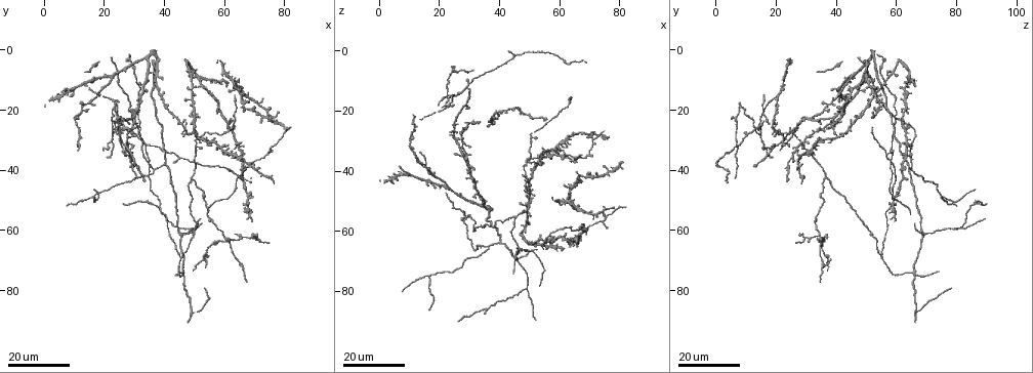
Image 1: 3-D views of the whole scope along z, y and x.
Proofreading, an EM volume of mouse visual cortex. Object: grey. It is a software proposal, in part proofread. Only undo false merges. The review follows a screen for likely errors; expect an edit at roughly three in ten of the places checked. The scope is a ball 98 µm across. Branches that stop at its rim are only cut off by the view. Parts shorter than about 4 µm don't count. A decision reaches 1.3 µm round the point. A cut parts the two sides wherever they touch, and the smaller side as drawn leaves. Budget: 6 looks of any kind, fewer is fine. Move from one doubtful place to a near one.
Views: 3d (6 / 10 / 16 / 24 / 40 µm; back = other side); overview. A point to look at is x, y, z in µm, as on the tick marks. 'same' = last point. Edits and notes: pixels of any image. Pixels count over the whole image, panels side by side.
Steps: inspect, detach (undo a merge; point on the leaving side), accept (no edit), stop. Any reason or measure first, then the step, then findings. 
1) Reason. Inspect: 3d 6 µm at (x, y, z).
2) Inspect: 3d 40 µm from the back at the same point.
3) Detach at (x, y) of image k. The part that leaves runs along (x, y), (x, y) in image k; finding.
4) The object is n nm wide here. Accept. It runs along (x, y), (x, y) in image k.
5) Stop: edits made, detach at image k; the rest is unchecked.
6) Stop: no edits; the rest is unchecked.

Inspect: 3d 24 µm at (46, 75, 66).

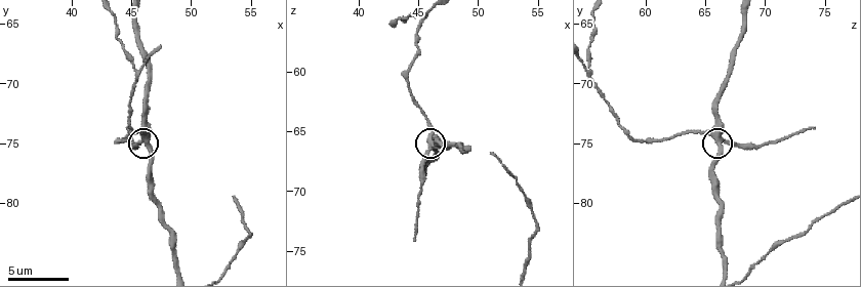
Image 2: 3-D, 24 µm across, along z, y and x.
Inspect: 3d 6 µm at (46.0, 74.8, 66.4).

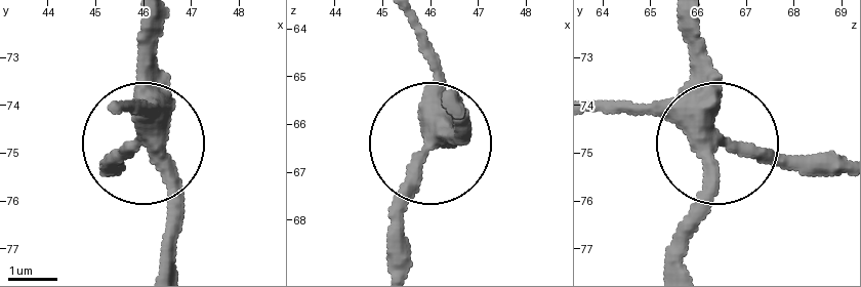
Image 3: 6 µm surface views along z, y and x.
3 arms meet here. Accept. It runs along (700, 18), (716, 136), (762, 153), (843, 153) in image 3; one cell here.

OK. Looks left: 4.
Three-way junction. Inspect: 3d 10 µm at (45.6, 69.2, 55.2).

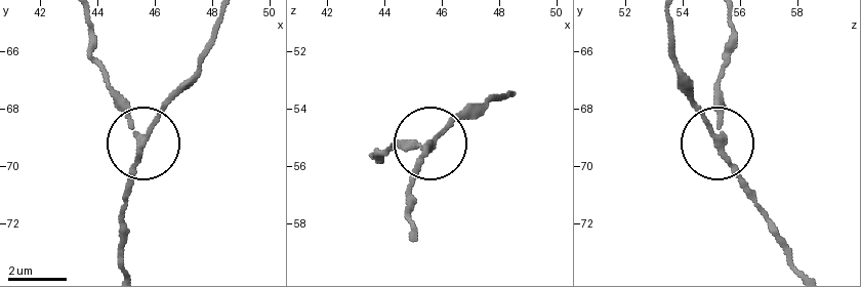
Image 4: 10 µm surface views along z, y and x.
The side arm is 85 µm long. Accept. It runs along (124, 265), (124, 192), (144, 140), (105, 84) in image 4; continuous, no second cell.

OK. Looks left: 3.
Branch point. Inspect: 3d 16 µm at (27, 32, 19).

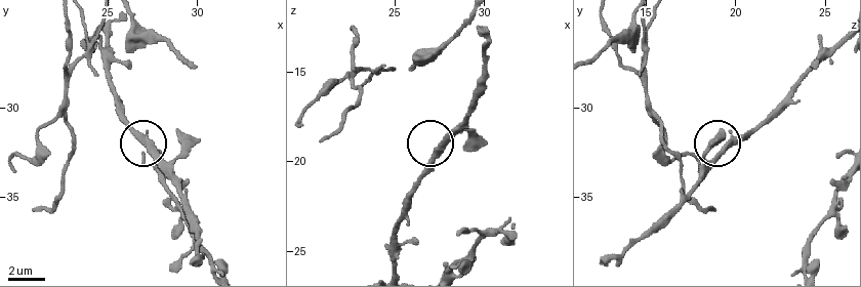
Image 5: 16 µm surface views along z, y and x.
Zoom in. Inspect: 3d 6 µm at (27.3, 32.4, 19.4).

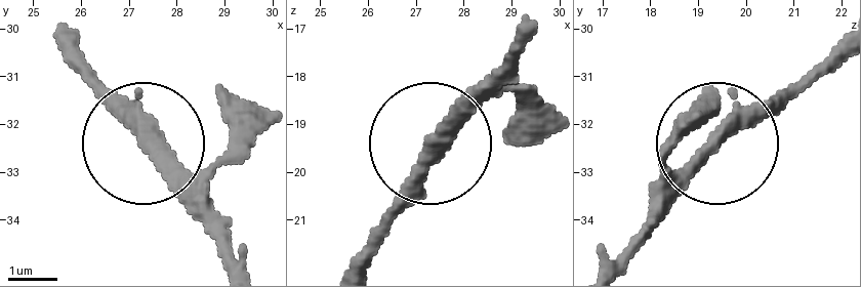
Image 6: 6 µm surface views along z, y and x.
3 arms meet here. Accept. It runs along (59, 38), (211, 217) in image 6; one cell here.

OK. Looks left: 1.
Stop: no edits; the rest is unchecked.

